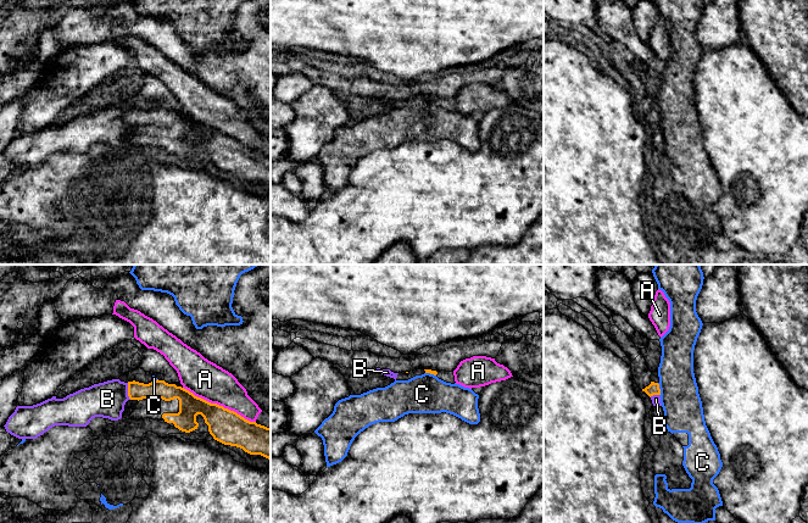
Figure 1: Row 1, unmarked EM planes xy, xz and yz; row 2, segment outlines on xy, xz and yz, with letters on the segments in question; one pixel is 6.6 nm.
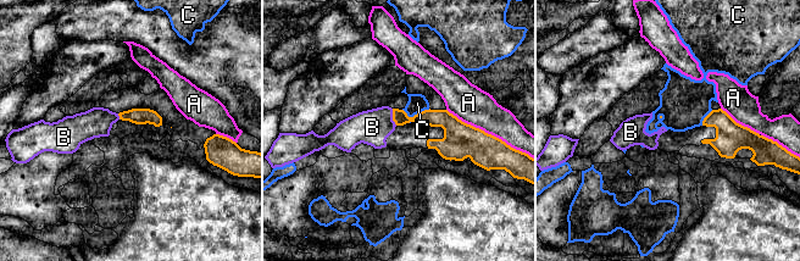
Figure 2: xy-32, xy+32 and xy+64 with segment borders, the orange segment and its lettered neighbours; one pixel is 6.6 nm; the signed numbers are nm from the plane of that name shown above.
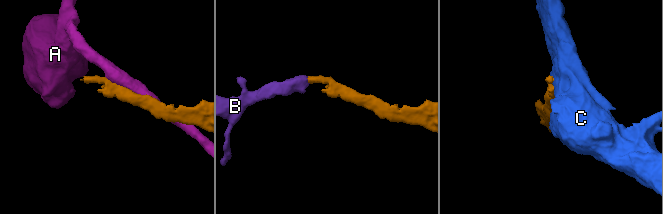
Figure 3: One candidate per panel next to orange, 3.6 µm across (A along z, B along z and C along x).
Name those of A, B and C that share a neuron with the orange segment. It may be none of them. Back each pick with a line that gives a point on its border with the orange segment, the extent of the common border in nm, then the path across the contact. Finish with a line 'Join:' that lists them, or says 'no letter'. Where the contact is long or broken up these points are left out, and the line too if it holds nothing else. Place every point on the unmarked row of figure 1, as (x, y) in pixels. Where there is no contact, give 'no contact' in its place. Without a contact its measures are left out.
B: contact xy (128, 118); length 110 nm; way xy (157, 116), (128, 118), (115, 120), (107, 126)
Join: B

